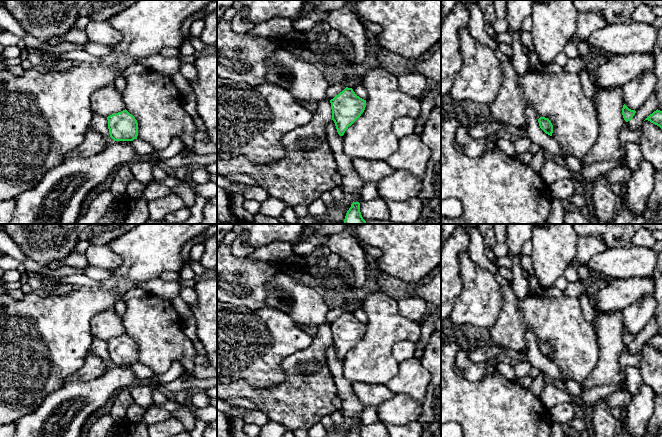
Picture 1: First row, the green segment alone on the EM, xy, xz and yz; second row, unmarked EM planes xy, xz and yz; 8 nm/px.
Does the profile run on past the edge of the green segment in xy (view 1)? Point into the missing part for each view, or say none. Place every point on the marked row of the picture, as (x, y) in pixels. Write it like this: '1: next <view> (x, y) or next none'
1: next none

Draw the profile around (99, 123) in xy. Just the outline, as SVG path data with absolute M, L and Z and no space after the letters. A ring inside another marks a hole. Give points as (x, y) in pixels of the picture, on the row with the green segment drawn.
M93 113L90 127L97 133L105 136L108 141L108 145L114 142L109 134L107 117L103 117L99 114Z

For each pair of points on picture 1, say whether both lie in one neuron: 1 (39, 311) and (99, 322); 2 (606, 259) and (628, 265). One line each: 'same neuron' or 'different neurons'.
1: different neurons
2: same neuron

